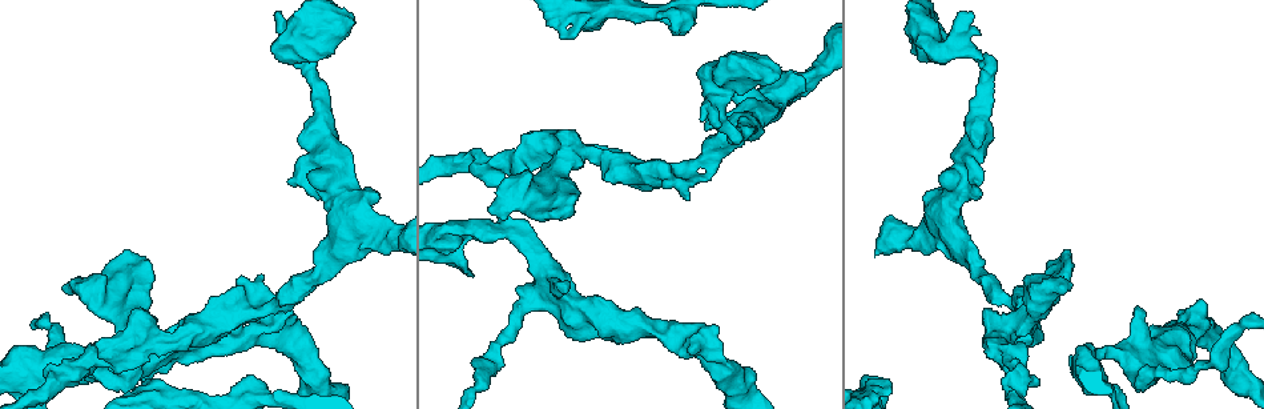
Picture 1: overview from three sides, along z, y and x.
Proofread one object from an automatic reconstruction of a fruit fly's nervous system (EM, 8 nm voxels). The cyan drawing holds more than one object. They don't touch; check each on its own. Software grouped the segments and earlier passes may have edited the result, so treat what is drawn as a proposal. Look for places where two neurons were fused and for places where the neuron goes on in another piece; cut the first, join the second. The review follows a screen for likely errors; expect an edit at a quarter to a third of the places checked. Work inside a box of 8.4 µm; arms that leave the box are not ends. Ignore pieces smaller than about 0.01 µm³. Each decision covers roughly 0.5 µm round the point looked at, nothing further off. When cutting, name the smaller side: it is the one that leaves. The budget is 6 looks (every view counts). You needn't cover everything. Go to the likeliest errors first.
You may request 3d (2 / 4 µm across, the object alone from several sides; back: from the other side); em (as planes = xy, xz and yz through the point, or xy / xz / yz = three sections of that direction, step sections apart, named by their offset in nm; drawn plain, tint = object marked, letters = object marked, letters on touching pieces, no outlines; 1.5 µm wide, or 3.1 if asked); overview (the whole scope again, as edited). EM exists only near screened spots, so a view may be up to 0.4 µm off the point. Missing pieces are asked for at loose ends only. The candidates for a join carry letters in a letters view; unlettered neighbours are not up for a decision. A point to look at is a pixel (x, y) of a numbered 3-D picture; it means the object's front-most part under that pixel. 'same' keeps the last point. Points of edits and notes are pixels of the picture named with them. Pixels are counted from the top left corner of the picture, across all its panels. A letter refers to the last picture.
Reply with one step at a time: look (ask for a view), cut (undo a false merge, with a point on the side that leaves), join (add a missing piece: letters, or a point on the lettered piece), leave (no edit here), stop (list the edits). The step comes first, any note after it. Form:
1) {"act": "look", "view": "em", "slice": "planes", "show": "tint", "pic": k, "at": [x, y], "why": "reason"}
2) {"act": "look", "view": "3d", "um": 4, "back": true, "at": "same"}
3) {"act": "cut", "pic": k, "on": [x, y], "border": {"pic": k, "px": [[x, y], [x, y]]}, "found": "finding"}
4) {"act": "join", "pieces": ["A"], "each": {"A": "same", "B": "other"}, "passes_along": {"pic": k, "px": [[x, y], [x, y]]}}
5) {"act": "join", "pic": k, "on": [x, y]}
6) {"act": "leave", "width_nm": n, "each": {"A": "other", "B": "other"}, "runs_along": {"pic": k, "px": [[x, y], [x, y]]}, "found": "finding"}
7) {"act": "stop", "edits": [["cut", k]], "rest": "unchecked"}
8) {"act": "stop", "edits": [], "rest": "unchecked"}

{"act": "look", "view": "3d", "um": 2, "back": true, "pic": 1, "at": [1138, 306]}

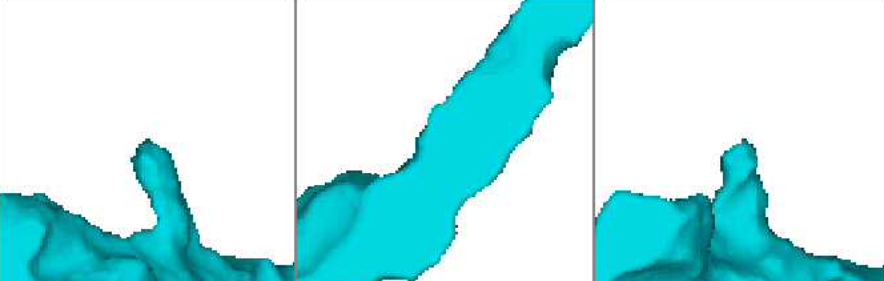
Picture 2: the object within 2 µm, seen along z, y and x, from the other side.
{"act": "look", "view": "em", "slice": "planes", "show": "letters", "pic": 2, "at": [742, 147]}

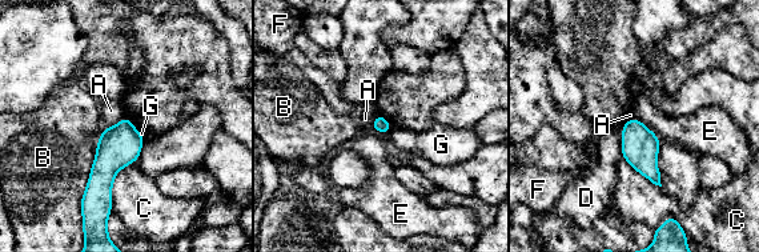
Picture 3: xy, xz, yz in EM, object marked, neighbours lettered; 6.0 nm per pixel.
{"act": "leave", "each": {"A": "other", "B": "other", "C": "other", "D": "other", "E": "other", "F": "other", "G": "other"}, "border": {"pic": 3, "px": [[635, 116], [661, 140]]}, "found": "none of them fits"}

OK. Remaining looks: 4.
{"act": "look", "view": "em", "slice": "planes", "show": "letters", "pic": 1, "at": [490, 209], "why": "free end"}

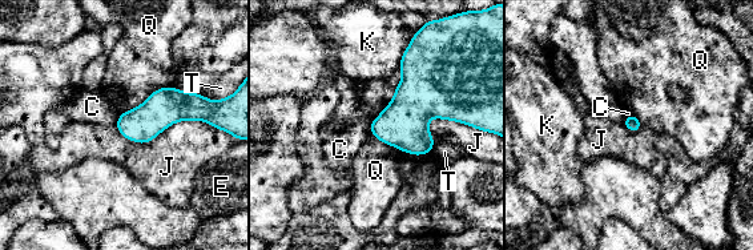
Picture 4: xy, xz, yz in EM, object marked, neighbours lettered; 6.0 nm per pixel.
{"act": "leave", "each": {"C": "other", "E": "other", "J": "other", "K": "other", "Q": "other", "T": "other"}, "border": {"pic": 4, "px": [[213, 125], [147, 142], [115, 126]]}, "found": "no lettered piece goes on from it"}

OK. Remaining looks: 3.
{"act": "look", "view": "em", "slice": "yz", "step": 8, "show": "letters", "pic": 1, "at": [72, 387], "why": "an open end"}

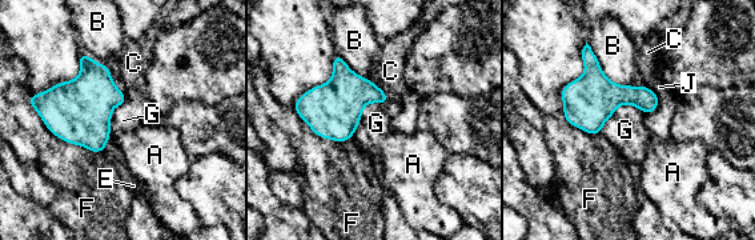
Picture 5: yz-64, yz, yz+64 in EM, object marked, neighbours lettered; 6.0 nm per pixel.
{"act": "leave", "longest_contact_nm": ["B", 380], "each": {"A": "other", "B": "other", "C": "other", "E": "other", "F": "other", "G": "other", "J": "other"}, "found": "none of them fits"}

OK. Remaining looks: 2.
{"act": "stop", "edits": [], "rest": "unchecked"}

